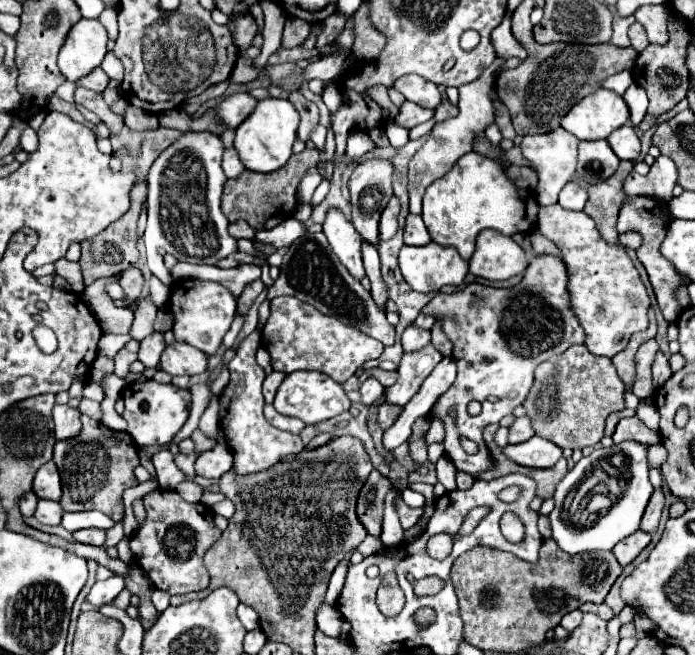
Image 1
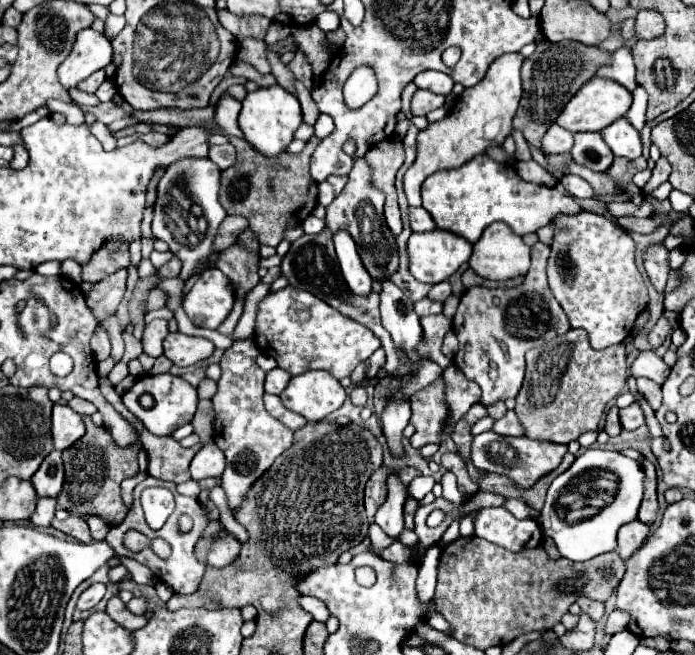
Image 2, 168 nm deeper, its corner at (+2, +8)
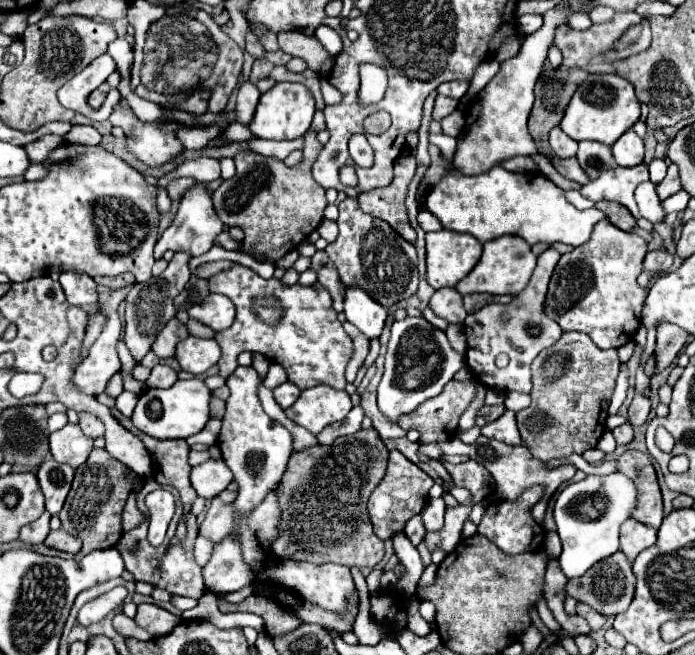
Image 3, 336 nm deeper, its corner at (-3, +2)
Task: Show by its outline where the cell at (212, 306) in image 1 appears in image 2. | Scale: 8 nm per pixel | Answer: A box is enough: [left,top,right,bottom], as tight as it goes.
[183,269,233,329]

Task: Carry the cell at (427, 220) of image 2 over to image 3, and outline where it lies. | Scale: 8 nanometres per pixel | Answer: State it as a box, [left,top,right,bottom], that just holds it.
[418,211,442,233]

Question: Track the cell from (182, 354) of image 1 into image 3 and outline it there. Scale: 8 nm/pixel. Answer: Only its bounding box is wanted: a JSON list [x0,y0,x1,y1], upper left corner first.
[176,337,220,375]

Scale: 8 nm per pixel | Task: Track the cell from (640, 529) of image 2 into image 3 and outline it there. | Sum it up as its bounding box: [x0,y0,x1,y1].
[620,519,656,561]

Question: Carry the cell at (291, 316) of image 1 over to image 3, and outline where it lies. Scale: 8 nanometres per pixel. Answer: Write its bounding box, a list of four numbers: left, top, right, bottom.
[210,265,352,389]

